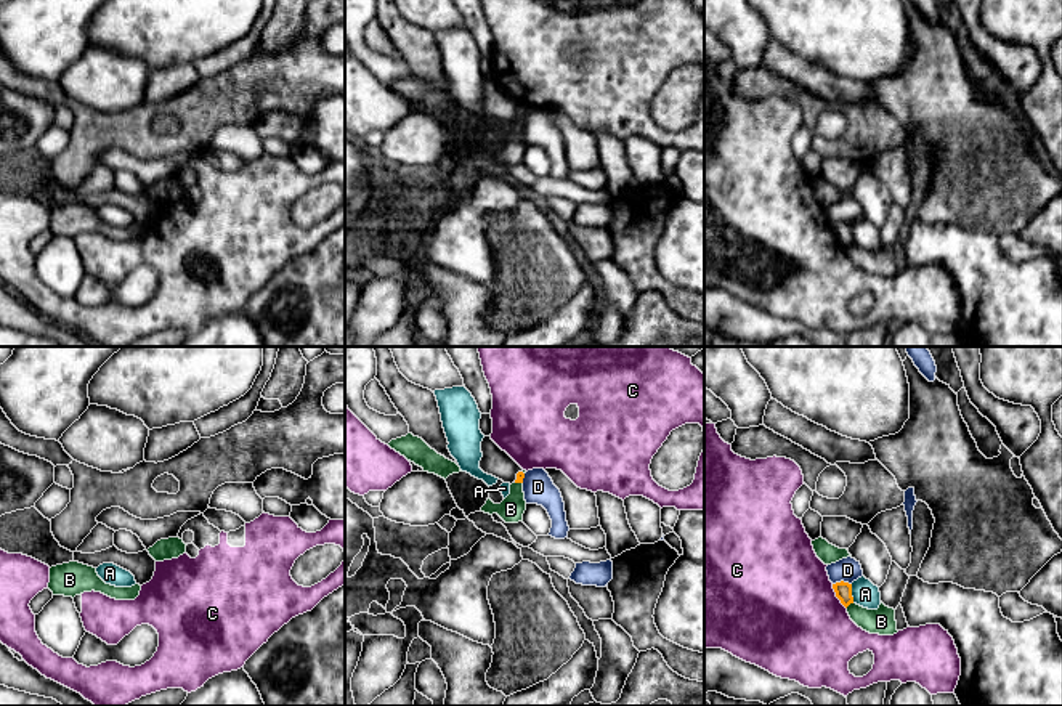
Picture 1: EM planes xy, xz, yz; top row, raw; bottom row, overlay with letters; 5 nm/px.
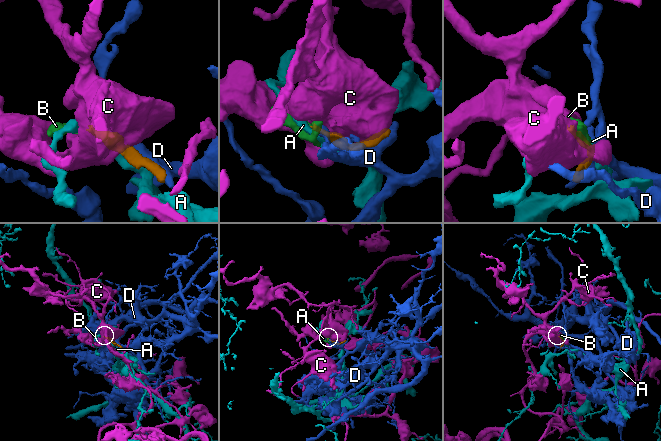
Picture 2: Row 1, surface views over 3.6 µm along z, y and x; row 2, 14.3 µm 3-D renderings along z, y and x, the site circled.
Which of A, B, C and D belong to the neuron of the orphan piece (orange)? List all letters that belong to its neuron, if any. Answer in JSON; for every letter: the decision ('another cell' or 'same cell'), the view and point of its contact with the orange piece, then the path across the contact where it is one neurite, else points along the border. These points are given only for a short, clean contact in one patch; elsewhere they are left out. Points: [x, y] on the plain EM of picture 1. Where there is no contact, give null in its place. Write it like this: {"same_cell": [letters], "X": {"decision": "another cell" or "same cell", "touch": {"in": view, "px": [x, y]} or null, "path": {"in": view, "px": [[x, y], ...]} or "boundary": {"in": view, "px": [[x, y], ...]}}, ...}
{"same_cell": [], "A": {"decision": "another cell", "touch": {"in": "yz", "px": [851, 235]}}, "B": {"decision": "another cell", "touch": {"in": "yz", "px": [849, 244]}}, "C": {"decision": "another cell", "touch": {"in": "yz", "px": [836, 236]}}, "D": {"decision": "another cell", "touch": {"in": "yz", "px": [841, 222]}}}

